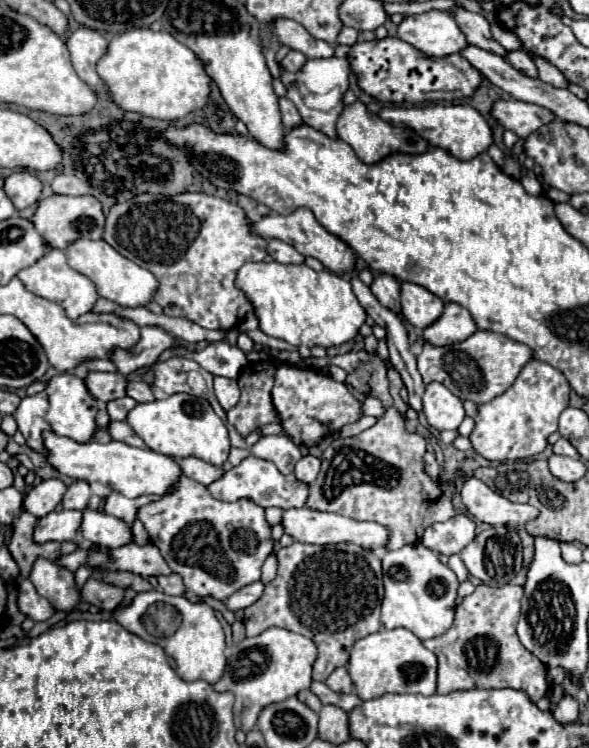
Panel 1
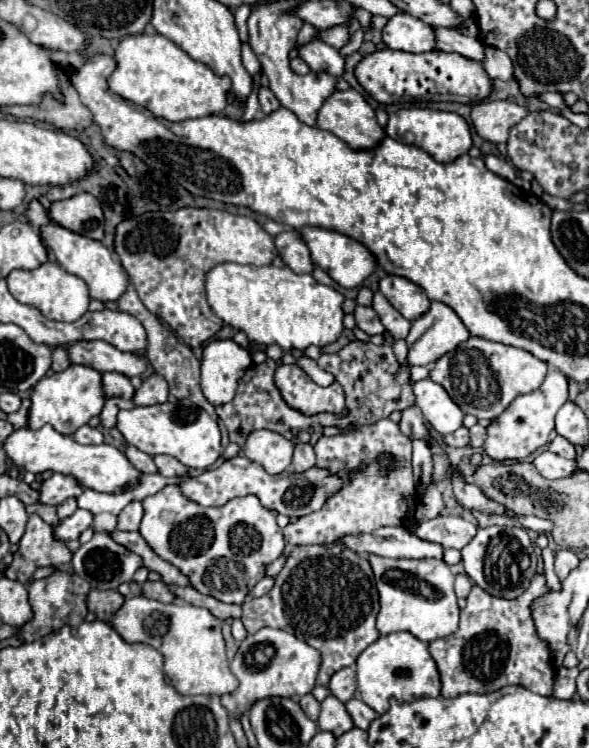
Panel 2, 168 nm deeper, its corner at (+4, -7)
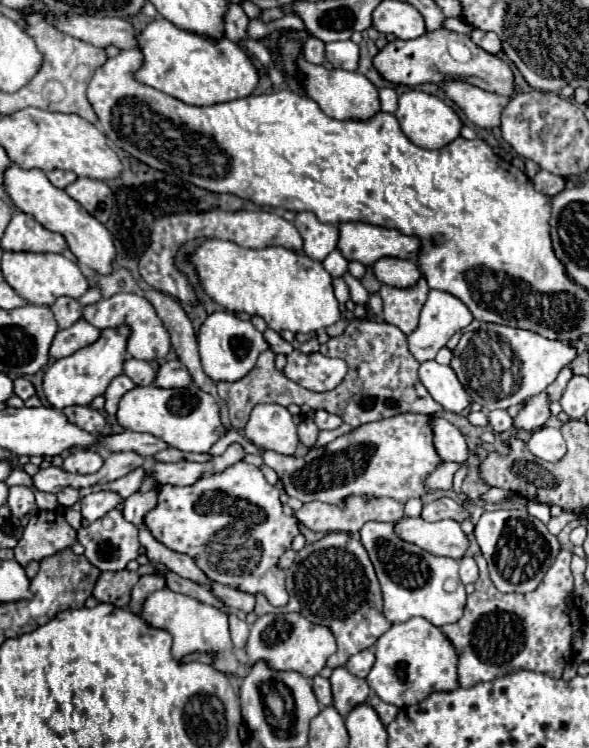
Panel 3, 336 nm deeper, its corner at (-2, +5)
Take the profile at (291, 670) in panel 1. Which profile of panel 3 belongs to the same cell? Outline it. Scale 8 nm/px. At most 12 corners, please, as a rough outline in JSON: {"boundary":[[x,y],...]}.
{"boundary":[[301,614],[259,616],[249,664],[313,678],[335,654],[333,632]]}

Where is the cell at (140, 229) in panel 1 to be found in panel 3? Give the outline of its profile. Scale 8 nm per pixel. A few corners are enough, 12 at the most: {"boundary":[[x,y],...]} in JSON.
{"boundary":[[273,211],[163,216],[139,260],[155,290],[197,304],[175,266],[201,236],[239,246],[301,250],[297,228]]}

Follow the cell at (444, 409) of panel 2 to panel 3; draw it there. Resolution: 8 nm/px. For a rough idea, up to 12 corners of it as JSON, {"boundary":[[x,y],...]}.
{"boundary":[[423,362],[419,380],[445,410],[459,414],[469,396],[451,366]]}

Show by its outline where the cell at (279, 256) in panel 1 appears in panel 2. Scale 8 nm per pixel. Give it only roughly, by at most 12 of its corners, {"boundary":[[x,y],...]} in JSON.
{"boundary":[[293,230],[277,234],[279,258],[293,272],[315,268],[305,242]]}

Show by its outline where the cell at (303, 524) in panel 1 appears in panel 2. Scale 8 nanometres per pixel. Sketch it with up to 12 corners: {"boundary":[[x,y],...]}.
{"boundary":[[377,528],[341,536],[357,554],[441,558],[443,548],[413,530]]}

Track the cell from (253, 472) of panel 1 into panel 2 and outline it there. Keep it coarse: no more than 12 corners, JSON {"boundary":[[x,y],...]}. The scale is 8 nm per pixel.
{"boundary":[[241,454],[181,482],[201,506],[253,494],[289,518],[315,512],[341,480],[277,476]]}

